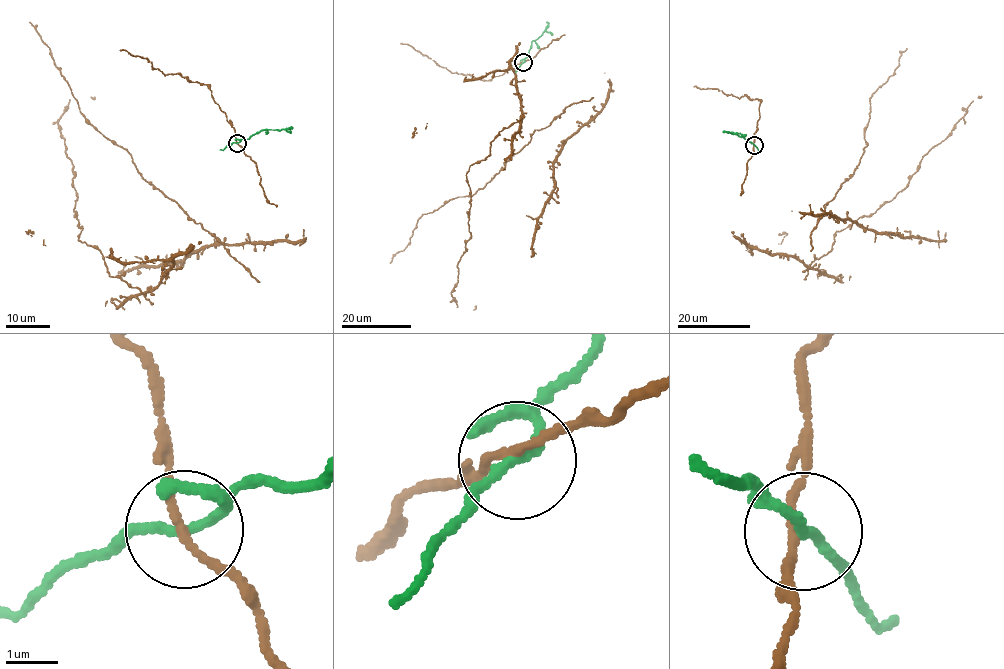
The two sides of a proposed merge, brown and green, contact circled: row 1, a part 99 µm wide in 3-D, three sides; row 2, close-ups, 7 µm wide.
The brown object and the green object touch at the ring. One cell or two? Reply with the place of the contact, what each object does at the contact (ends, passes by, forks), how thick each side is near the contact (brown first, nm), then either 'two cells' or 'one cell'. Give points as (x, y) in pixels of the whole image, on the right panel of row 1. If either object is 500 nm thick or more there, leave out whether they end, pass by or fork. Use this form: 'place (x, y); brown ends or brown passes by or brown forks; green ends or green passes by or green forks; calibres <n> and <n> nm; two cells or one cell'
place (754, 145); brown passes by; green passes by; calibres 150 and 170 nm; two cells

